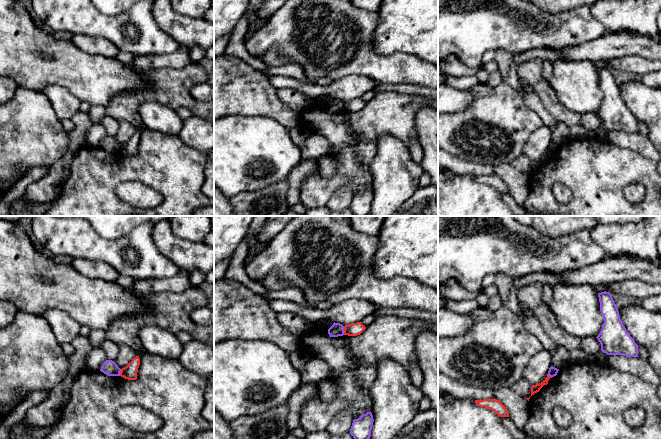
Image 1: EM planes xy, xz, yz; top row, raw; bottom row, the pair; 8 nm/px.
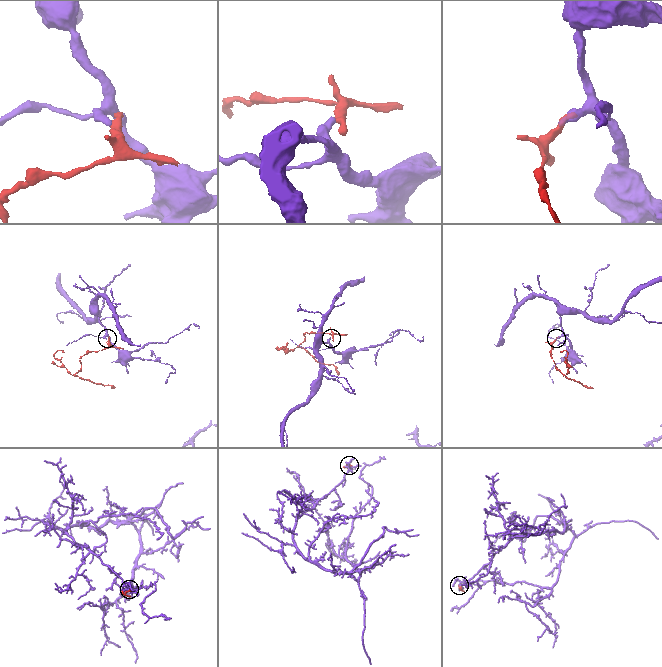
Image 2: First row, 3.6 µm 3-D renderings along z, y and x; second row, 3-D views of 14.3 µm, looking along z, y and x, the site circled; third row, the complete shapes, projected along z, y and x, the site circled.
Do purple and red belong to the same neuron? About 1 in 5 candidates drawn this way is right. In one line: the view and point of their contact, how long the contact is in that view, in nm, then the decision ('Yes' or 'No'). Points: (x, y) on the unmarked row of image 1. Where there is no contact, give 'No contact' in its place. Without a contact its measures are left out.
Touches purple at xz (343, 106). Shared border 70 nm. No

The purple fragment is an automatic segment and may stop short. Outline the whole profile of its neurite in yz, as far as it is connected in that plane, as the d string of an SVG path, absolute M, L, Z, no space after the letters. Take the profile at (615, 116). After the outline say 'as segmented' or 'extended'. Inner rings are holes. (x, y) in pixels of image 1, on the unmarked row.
M609 68L598 70L600 87L604 94L602 105L596 113L601 120L601 126L607 131L623 131L639 133L638 121L623 101L618 84Z | as segmented

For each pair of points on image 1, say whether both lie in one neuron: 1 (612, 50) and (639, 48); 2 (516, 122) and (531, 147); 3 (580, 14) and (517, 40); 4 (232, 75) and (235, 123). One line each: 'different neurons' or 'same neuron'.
1: same neuron
2: different neurons
3: same neuron
4: different neurons

